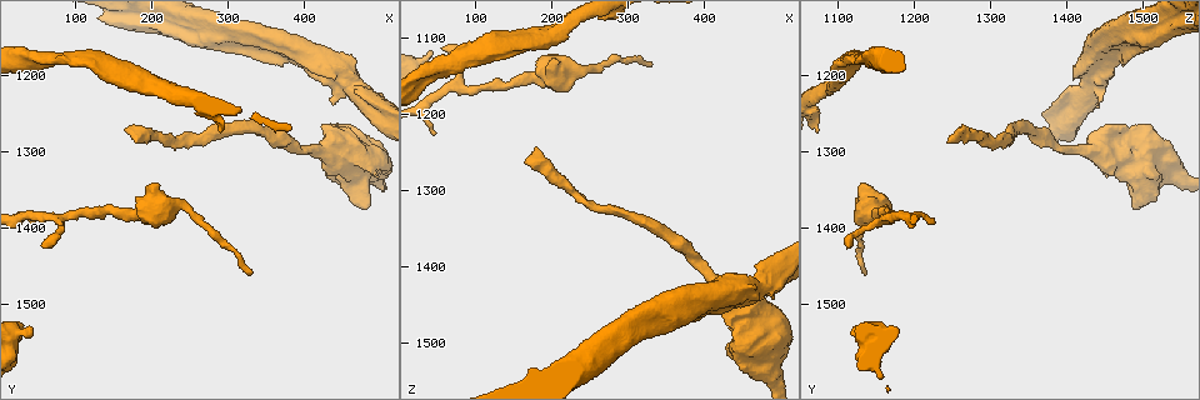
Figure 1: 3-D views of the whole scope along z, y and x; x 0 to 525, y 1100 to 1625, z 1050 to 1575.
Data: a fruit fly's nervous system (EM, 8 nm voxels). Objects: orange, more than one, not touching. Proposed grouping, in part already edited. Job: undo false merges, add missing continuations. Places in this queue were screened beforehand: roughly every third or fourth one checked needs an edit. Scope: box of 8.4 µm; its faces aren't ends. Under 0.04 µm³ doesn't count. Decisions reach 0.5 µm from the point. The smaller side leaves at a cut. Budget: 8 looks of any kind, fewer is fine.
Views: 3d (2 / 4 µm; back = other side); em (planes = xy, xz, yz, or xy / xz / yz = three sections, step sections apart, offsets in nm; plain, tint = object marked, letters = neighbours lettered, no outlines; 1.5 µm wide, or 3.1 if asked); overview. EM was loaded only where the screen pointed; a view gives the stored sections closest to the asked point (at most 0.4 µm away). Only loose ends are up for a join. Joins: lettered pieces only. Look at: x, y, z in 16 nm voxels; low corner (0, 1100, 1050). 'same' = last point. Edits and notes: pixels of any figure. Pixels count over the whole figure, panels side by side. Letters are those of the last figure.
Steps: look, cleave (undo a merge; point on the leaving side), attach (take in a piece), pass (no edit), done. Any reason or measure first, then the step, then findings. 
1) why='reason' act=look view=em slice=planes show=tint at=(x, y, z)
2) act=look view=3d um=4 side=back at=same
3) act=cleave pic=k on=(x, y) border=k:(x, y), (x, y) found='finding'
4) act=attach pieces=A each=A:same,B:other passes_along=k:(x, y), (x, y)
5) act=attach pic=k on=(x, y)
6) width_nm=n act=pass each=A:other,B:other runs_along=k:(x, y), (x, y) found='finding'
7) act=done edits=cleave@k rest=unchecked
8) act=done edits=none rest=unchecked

why='free end' act=look view=em slice=planes show=tint at=(40, 1535, 1115)

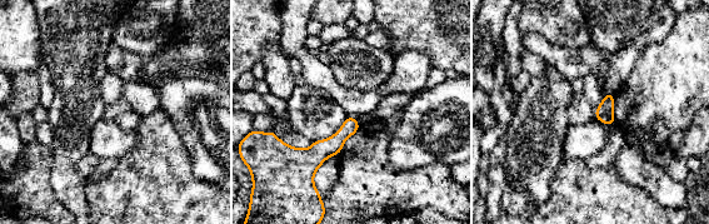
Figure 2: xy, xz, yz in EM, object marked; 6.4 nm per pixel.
why='what lies round it' act=look view=em slice=planes show=letters at=same

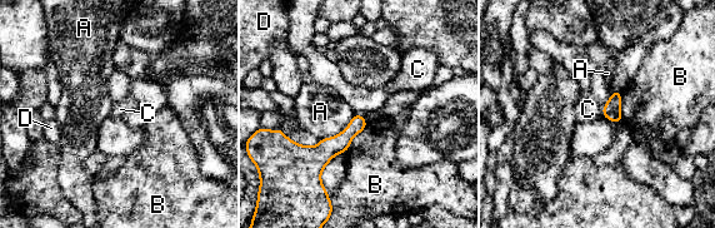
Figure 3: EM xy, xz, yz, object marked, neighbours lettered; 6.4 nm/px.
act=pass each=A:other,B:other,C:other,D:other runs_along=3:(363, 123), (324, 152), (295, 149) found='none of them fits'

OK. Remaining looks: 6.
why='thin end' act=look view=em slice=planes show=letters at=(60, 1420, 1110)

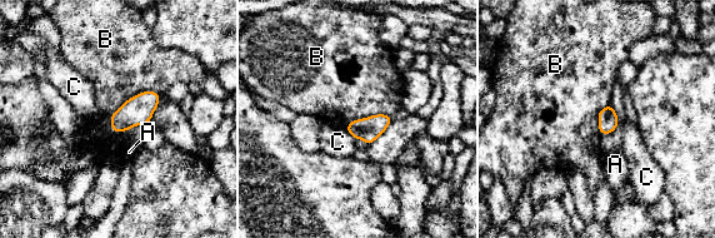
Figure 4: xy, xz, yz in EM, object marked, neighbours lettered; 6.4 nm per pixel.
act=pass each=A:other,B:other,C:other border=4:(160, 94), (128, 98), (110, 128) found='no lettered piece goes on from it'

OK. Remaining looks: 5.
why='closes a loop' act=look view=3d um=4 at=(455, 1295, 1535)

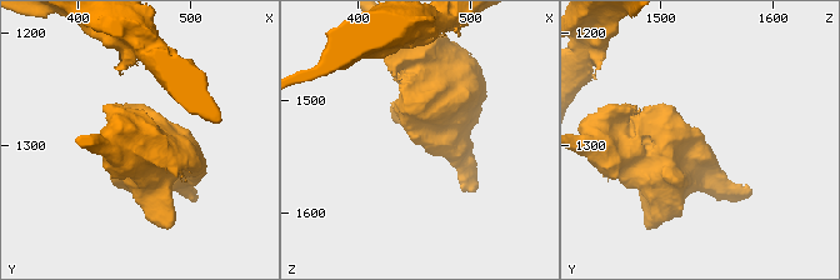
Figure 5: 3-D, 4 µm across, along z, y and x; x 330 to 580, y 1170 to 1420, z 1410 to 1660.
act=look view=em slice=xz step=8 show=tint at=(452, 1296, 1536)

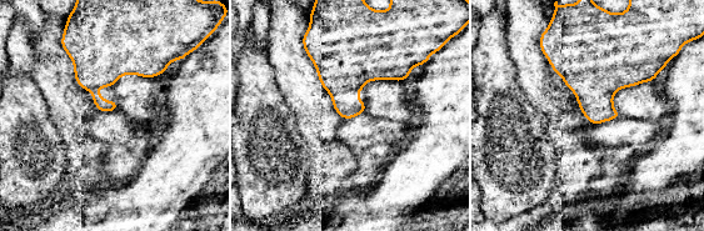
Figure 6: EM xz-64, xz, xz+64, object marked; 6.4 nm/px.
act=look view=em slice=planes show=letters at=same

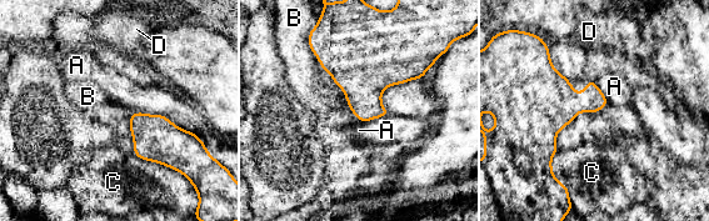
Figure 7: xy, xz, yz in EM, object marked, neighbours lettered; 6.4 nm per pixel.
act=pass each=A:other,B:other,C:other,D:other border=7:(595, 84), (607, 98) found='one cell here'

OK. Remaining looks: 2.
act=done edits=none rest=unchecked

